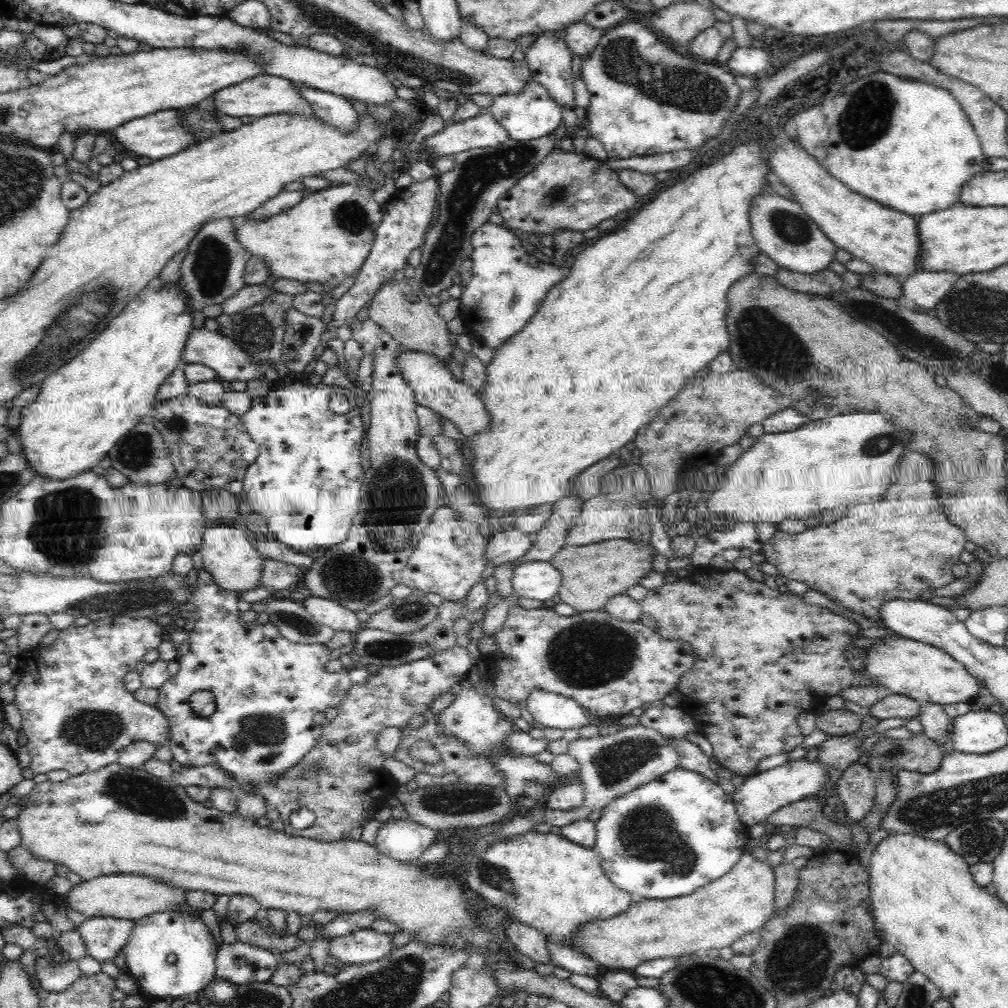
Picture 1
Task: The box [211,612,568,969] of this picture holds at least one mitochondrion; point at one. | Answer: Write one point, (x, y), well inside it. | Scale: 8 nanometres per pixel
(445, 801)

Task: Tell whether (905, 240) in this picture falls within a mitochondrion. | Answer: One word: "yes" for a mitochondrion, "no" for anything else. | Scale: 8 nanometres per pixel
no

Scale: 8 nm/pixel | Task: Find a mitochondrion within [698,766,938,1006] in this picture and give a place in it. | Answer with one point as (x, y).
(782, 973)

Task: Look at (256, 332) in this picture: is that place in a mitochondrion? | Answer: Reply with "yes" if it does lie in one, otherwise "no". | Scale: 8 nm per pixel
yes

